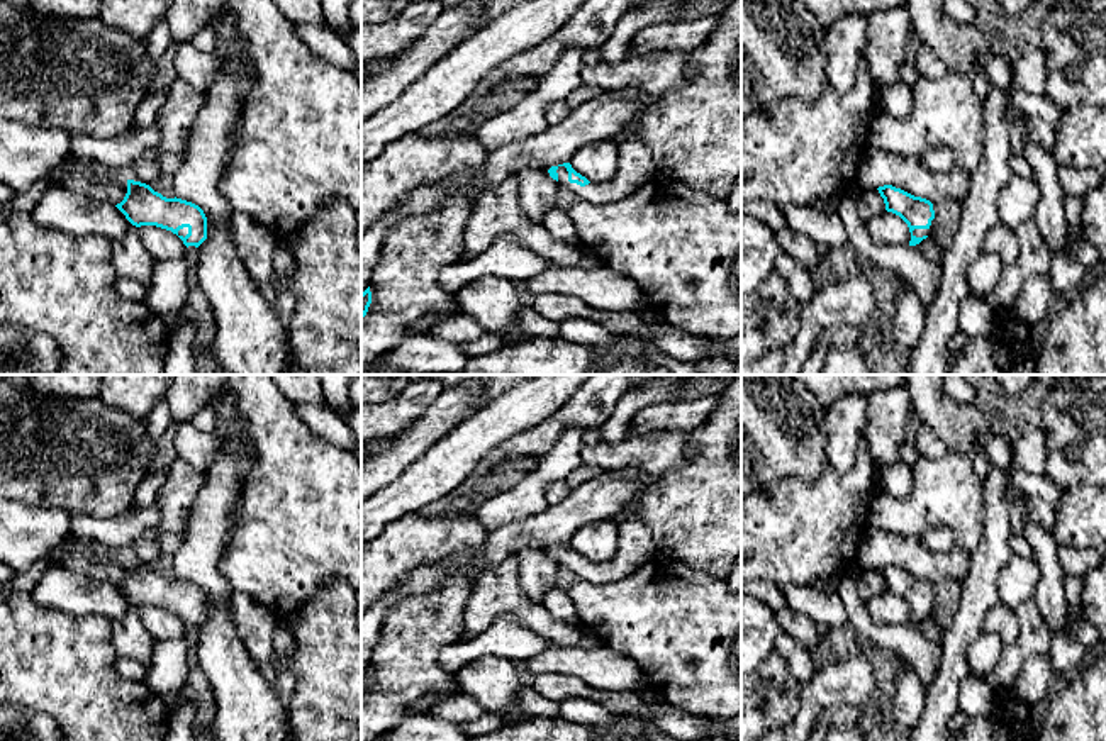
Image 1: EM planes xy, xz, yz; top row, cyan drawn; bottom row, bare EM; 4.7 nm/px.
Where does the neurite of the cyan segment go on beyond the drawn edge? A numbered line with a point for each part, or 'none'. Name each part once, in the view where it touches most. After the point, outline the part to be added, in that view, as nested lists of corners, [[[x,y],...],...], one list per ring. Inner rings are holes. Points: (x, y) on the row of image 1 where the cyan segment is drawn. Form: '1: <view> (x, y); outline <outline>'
1: xz (635, 165); outline [[[633,136],[617,144],[617,170],[609,181],[590,181],[585,187],[580,187],[568,181],[568,171],[565,166],[558,166],[556,173],[560,187],[568,188],[580,200],[612,203],[651,181],[656,170],[648,146],[641,137]]]

